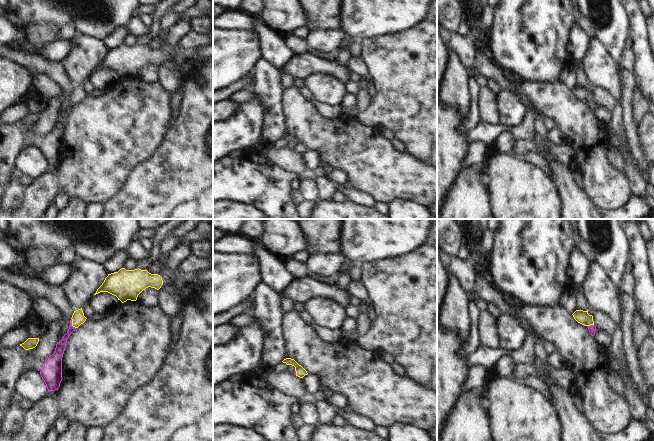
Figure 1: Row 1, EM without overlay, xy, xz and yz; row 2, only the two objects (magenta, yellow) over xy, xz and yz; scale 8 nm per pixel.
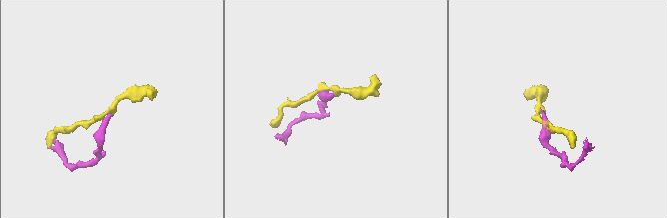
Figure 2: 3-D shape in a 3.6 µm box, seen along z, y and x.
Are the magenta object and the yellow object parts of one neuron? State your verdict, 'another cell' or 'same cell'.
same cell

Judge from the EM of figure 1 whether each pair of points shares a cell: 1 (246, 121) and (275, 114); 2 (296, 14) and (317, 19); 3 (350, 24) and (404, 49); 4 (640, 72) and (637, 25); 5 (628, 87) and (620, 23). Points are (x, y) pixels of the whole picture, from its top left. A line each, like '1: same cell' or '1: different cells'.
1: different cells
2: different cells
3: different cells
4: same cell
5: different cells

